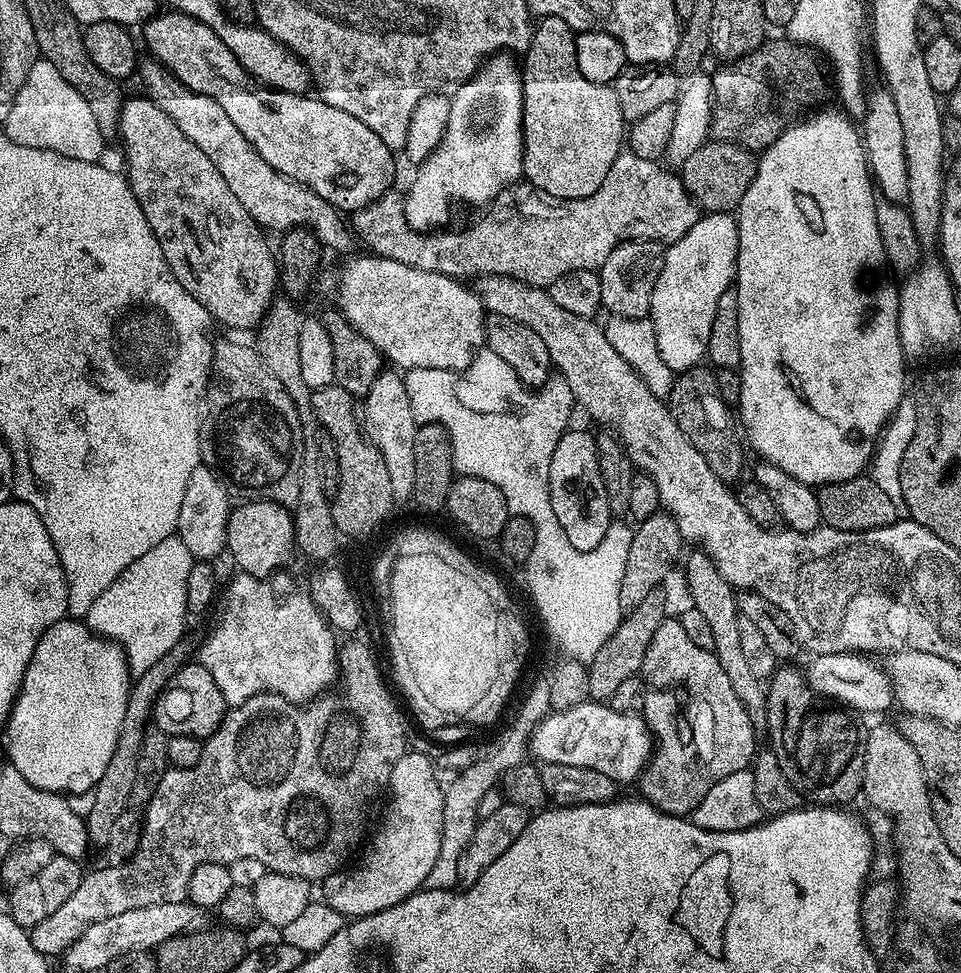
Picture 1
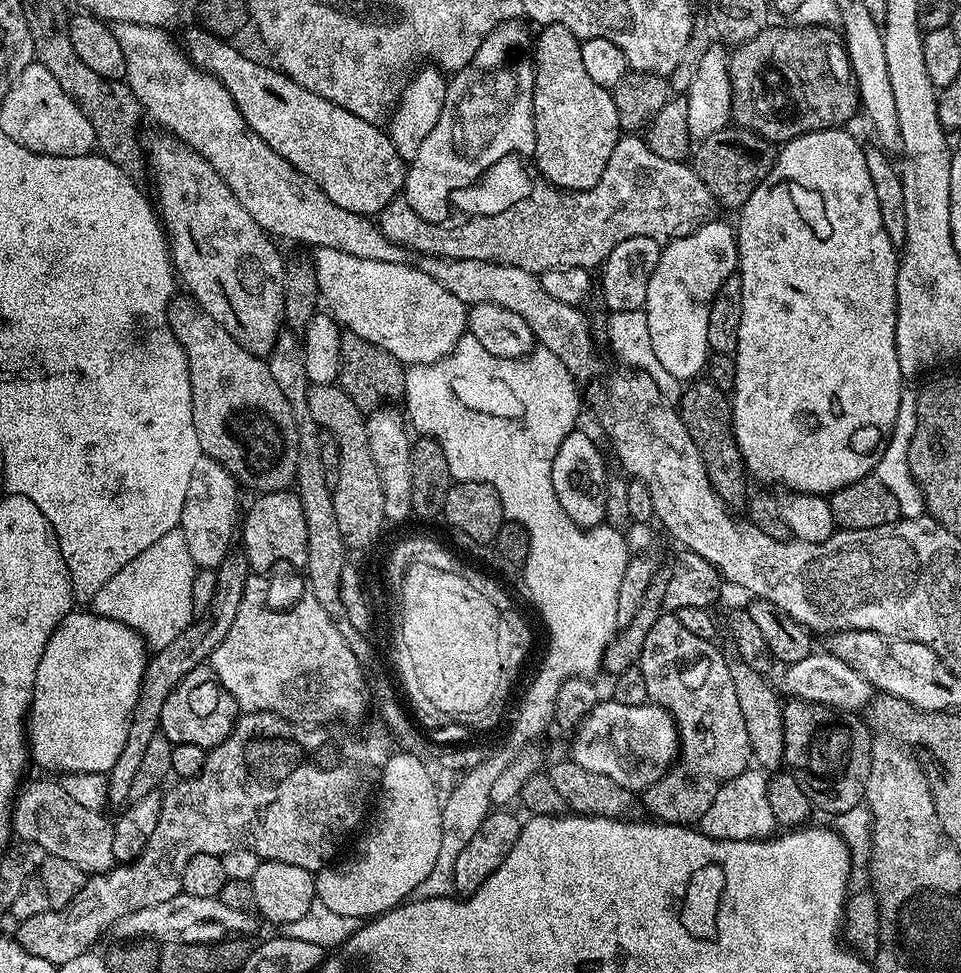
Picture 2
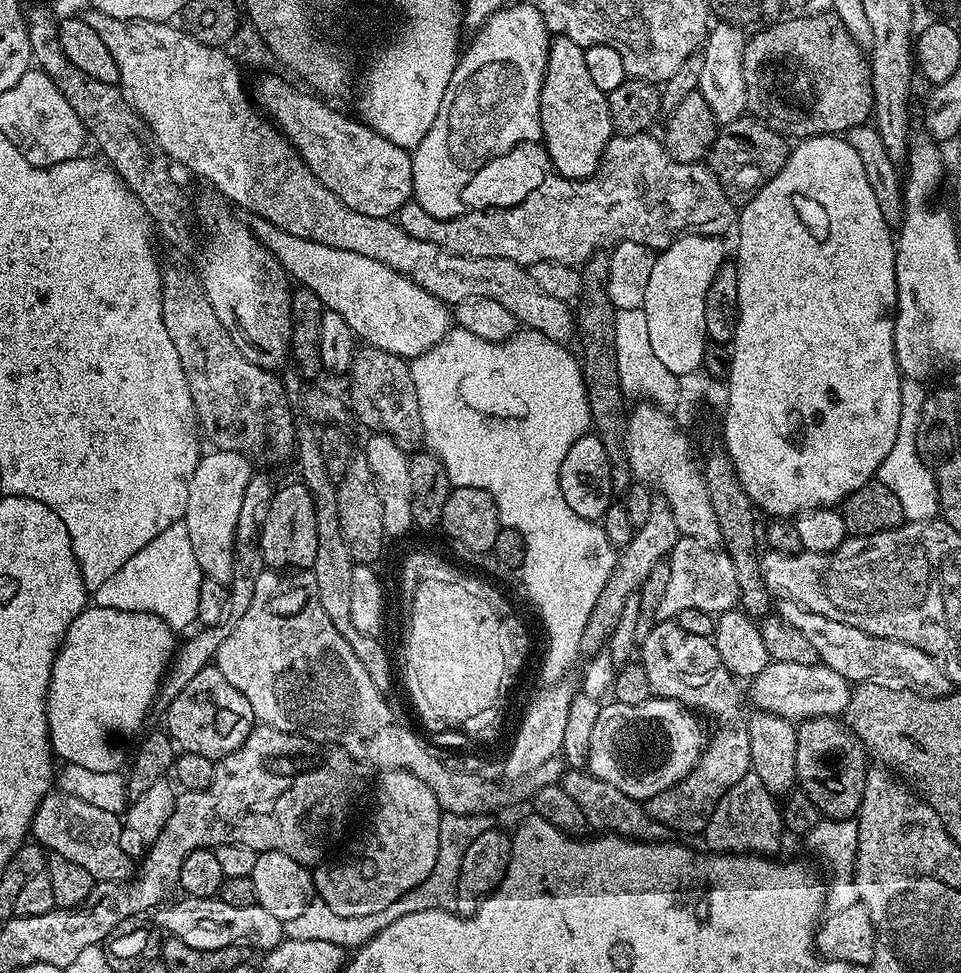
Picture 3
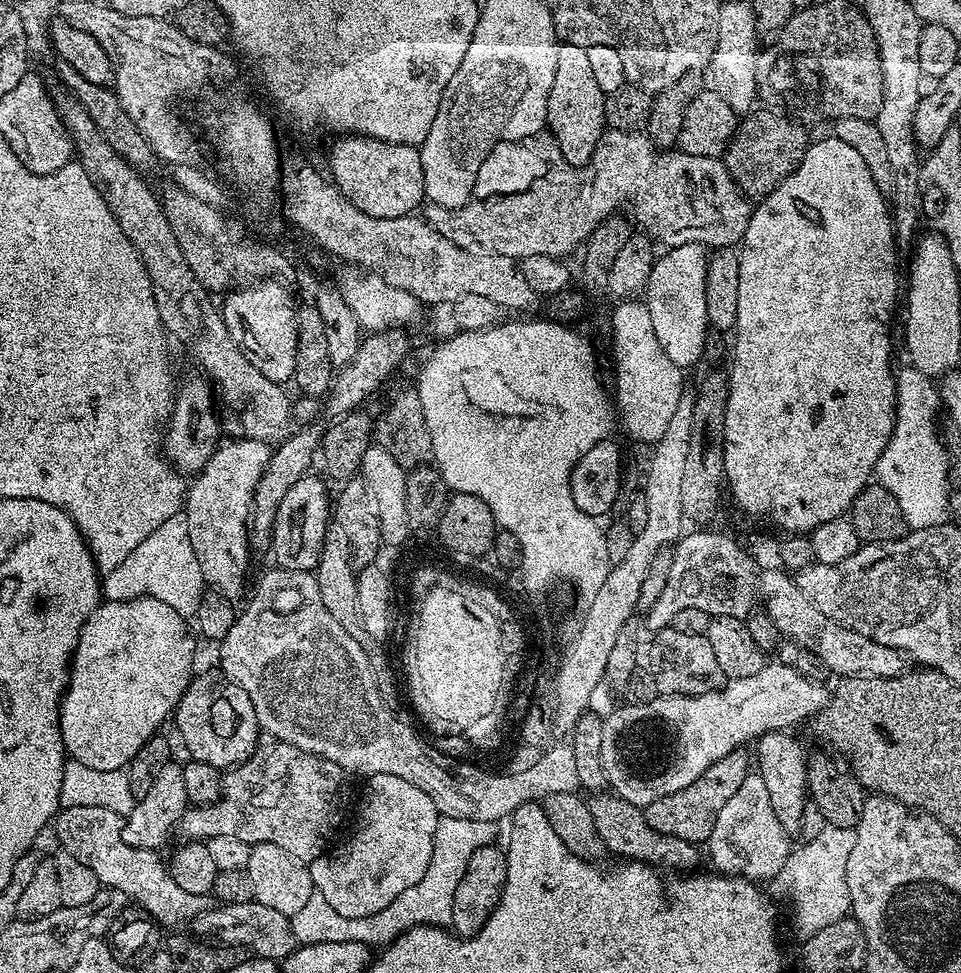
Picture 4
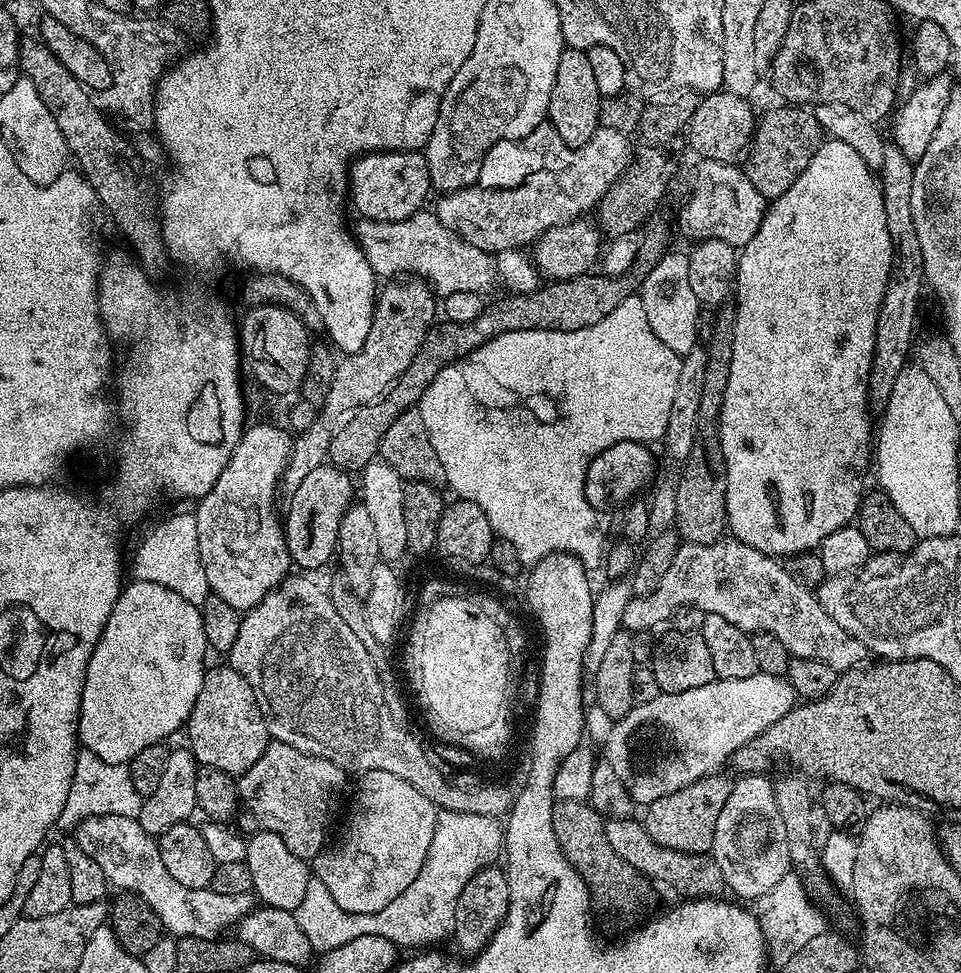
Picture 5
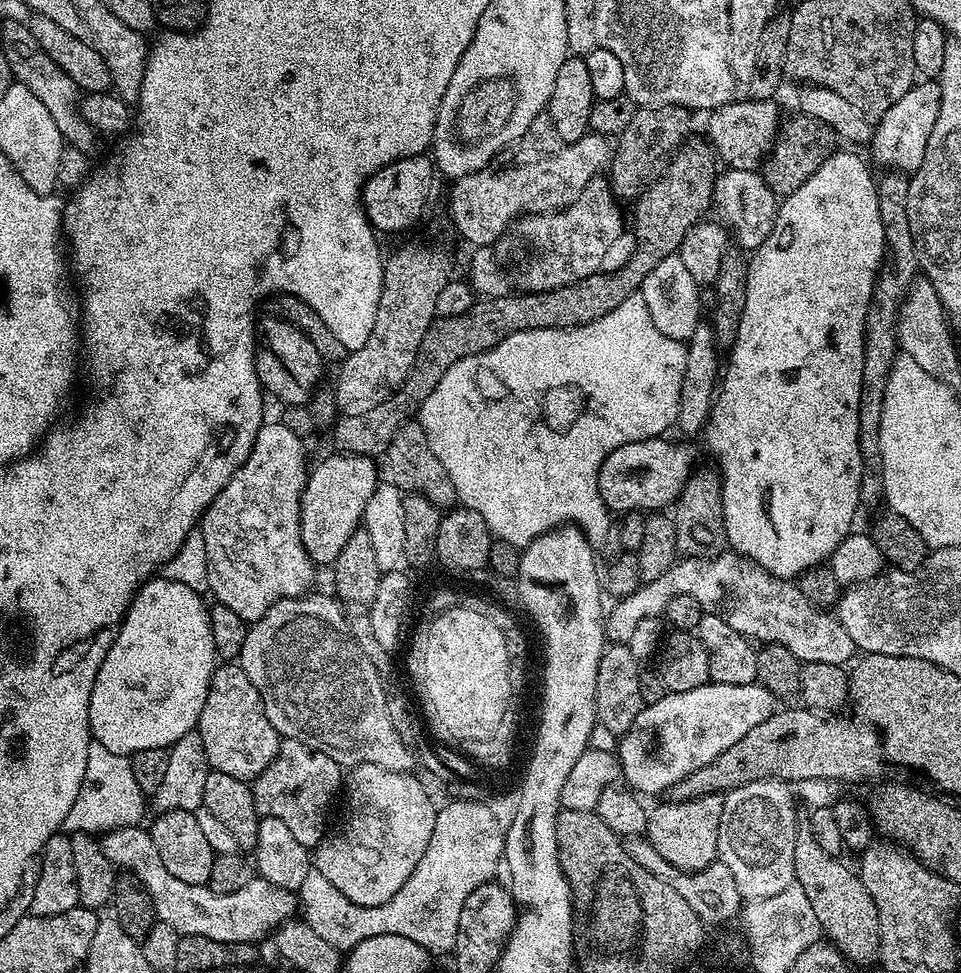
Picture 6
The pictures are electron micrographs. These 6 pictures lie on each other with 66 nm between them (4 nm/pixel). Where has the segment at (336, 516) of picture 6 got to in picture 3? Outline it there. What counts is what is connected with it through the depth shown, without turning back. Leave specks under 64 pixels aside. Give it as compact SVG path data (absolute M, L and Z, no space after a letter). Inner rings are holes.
M301 482L277 487L260 522L260 549L265 565L272 570L311 569L315 558L315 504L311 491Z

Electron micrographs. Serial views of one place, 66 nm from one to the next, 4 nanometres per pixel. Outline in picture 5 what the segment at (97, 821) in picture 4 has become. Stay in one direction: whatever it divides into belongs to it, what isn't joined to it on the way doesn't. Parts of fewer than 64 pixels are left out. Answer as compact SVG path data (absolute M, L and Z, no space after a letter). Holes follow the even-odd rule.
M108 814L86 818L76 825L74 835L74 843L98 862L109 885L120 892L135 892L140 896L142 902L158 914L161 929L173 937L215 940L223 937L227 928L228 931L235 929L254 907L249 894L218 894L212 887L190 890L190 886L182 886L170 878L170 870L166 870L166 862L162 862L157 837L144 831L137 817Z

